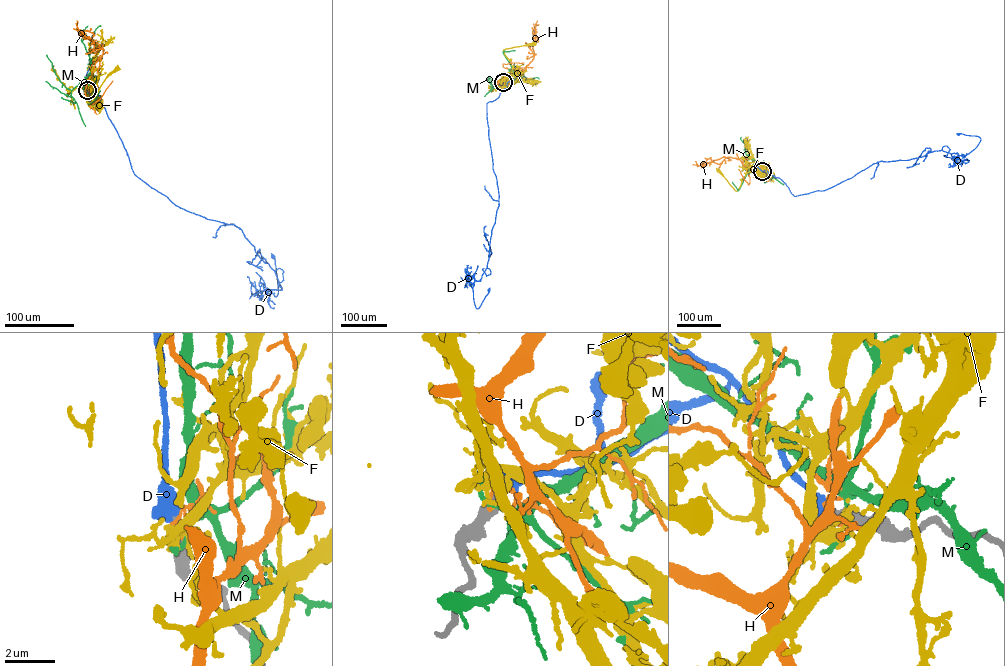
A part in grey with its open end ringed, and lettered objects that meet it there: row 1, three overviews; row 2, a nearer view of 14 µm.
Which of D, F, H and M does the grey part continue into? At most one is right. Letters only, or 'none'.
D

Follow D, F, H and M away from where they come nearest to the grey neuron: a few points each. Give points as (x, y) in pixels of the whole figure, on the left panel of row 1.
D: (87, 90), (91, 78), (134, 174), (180, 208), (242, 230), (274, 271), (276, 296), (273, 257)
F: (87, 91), (100, 73), (88, 102), (116, 68)
H: (87, 91), (91, 65), (103, 49), (93, 49), (92, 40), (78, 29), (76, 21)
M: (87, 90), (91, 74), (71, 90), (67, 88), (46, 55)

